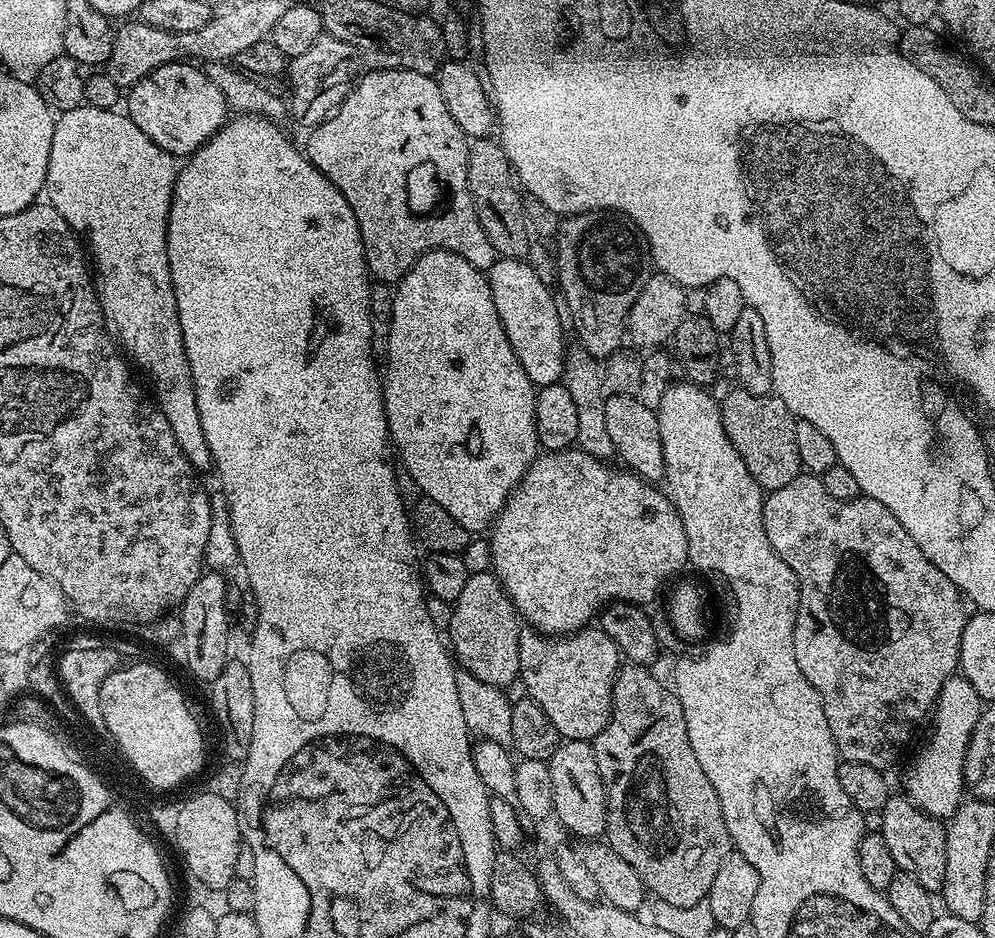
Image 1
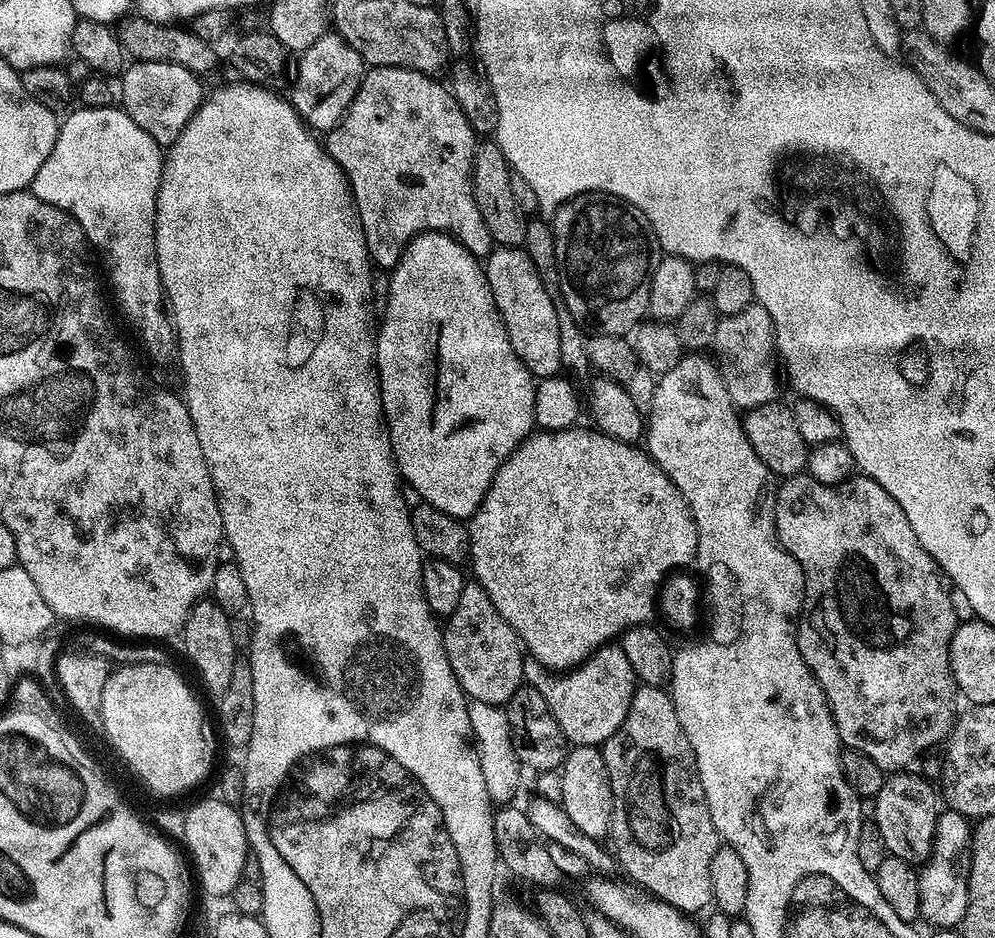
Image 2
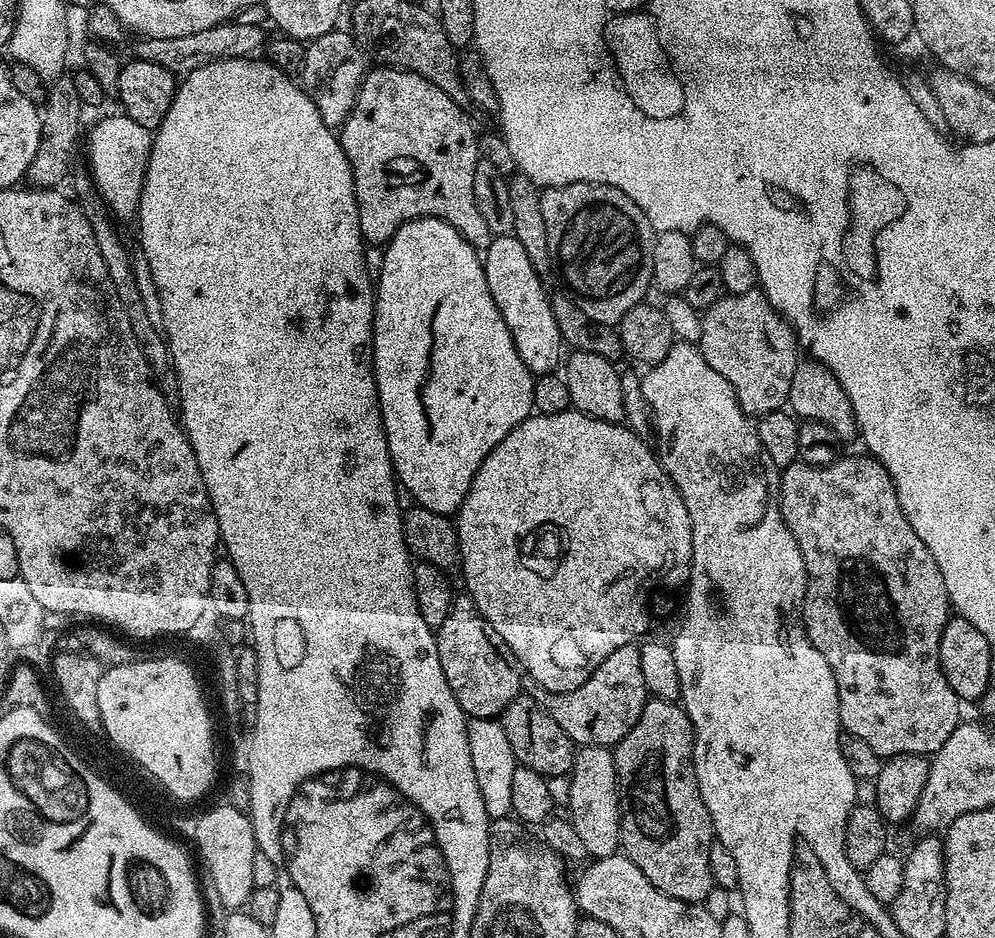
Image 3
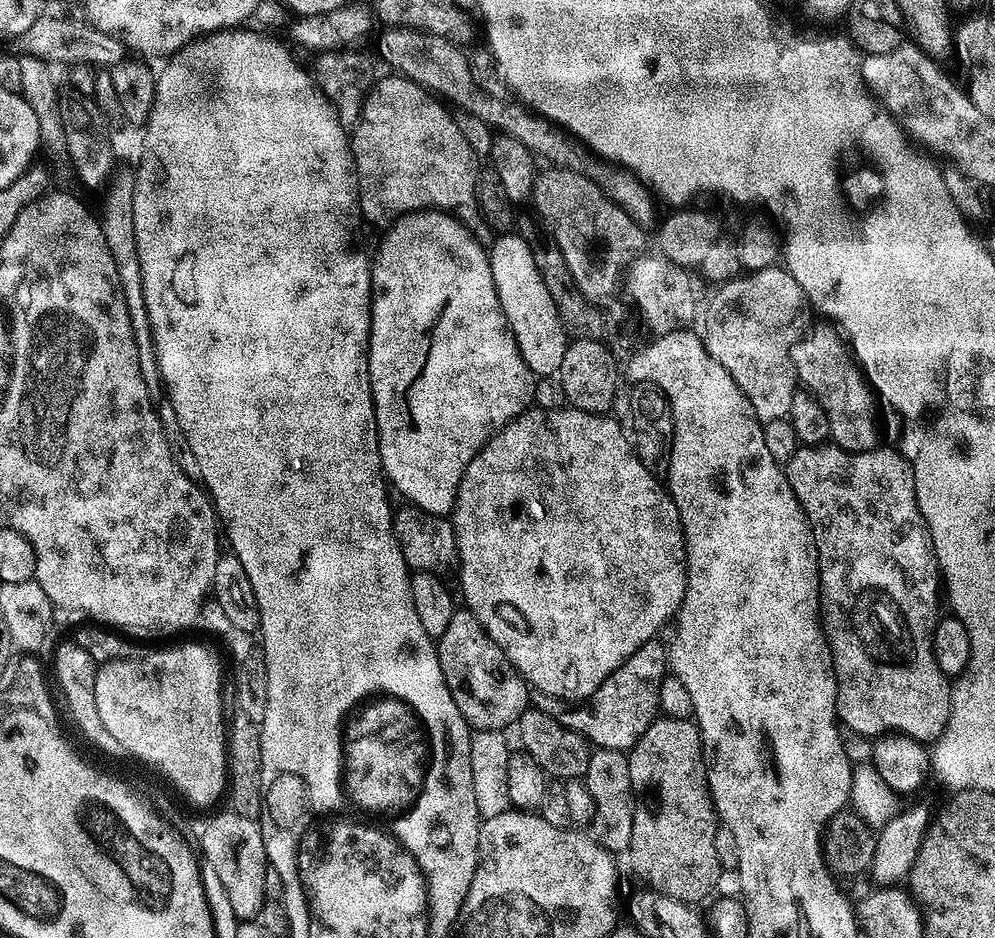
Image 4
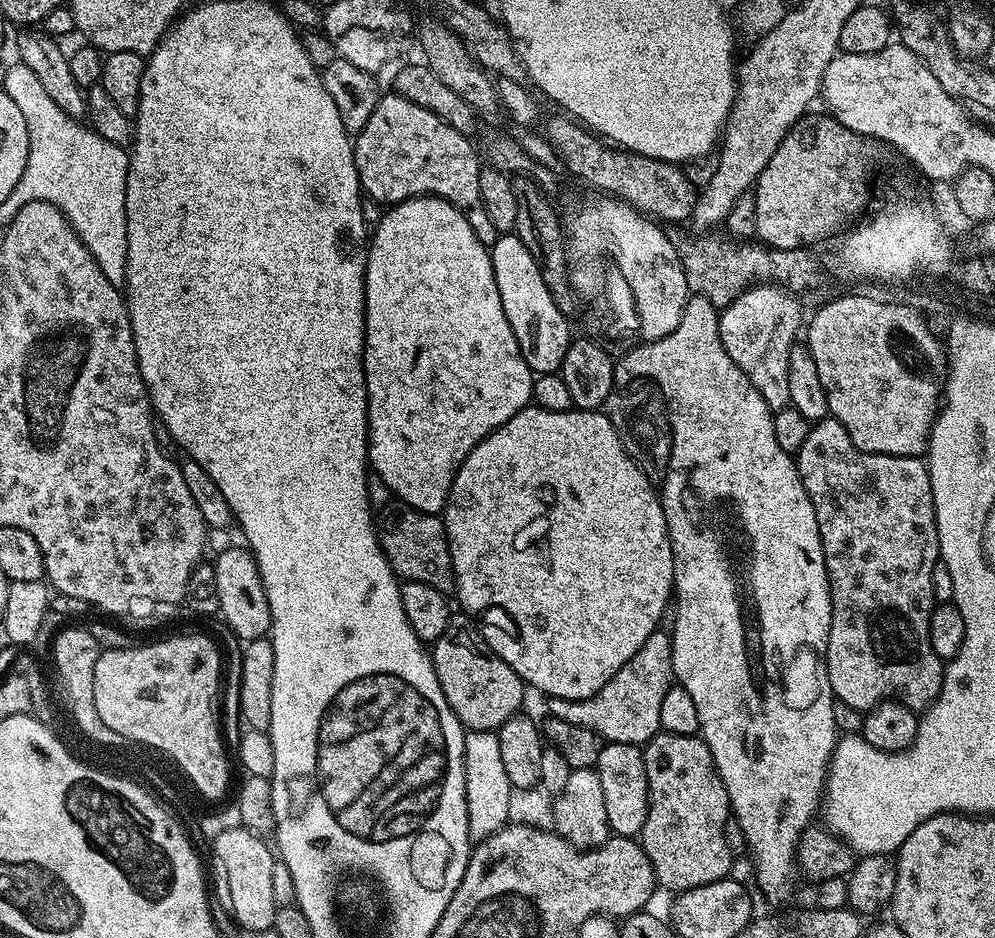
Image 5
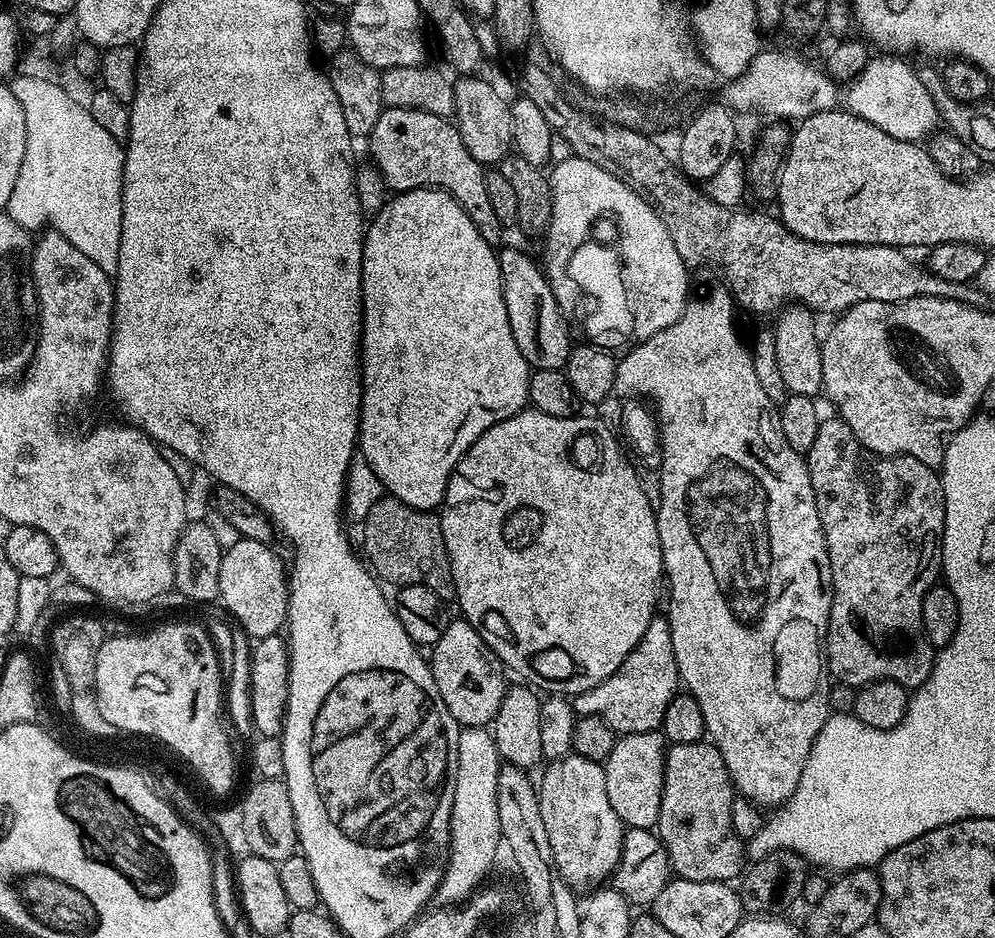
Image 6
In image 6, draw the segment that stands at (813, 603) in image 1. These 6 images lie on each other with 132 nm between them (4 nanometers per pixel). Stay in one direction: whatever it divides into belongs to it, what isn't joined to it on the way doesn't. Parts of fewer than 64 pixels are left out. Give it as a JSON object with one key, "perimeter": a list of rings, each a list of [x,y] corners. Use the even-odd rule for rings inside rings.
{"perimeter":[[[839,418],[821,419],[818,426],[818,438],[814,438],[814,446],[806,454],[808,461],[808,473],[810,482],[814,486],[814,498],[818,506],[818,518],[822,522],[824,531],[824,541],[826,550],[830,558],[830,570],[832,571],[832,609],[828,619],[828,635],[824,637],[824,655],[826,657],[826,668],[836,680],[841,680],[844,684],[849,684],[849,689],[859,690],[865,684],[873,684],[879,680],[897,680],[903,688],[915,690],[928,680],[928,675],[932,669],[934,659],[934,649],[930,641],[926,638],[924,627],[922,626],[922,614],[920,613],[920,603],[928,592],[928,589],[937,583],[938,573],[942,568],[940,559],[940,540],[944,536],[944,491],[940,485],[940,478],[935,468],[928,468],[918,458],[909,456],[877,456],[876,453],[858,442],[846,426],[846,422]]]}

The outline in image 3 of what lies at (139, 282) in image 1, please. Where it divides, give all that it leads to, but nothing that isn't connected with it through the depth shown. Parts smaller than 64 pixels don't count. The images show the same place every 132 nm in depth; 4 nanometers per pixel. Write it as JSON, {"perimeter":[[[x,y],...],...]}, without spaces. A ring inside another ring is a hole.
{"perimeter":[[[123,114],[108,116],[92,128],[92,137],[88,140],[88,164],[92,167],[90,179],[95,191],[100,191],[99,199],[117,221],[128,220],[131,216],[133,219],[139,213],[140,191],[146,178],[152,138],[149,129],[138,126],[138,122]]]}

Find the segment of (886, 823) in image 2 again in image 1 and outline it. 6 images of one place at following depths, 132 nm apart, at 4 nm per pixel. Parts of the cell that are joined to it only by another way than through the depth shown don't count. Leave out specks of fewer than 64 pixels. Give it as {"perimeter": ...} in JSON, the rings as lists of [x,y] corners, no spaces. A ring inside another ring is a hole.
{"perimeter":[[[889,795],[882,812],[880,832],[886,838],[886,846],[890,846],[890,854],[894,854],[894,862],[899,871],[910,874],[917,882],[922,882],[928,892],[943,893],[948,829],[941,821],[922,811],[907,795],[899,795]]]}

